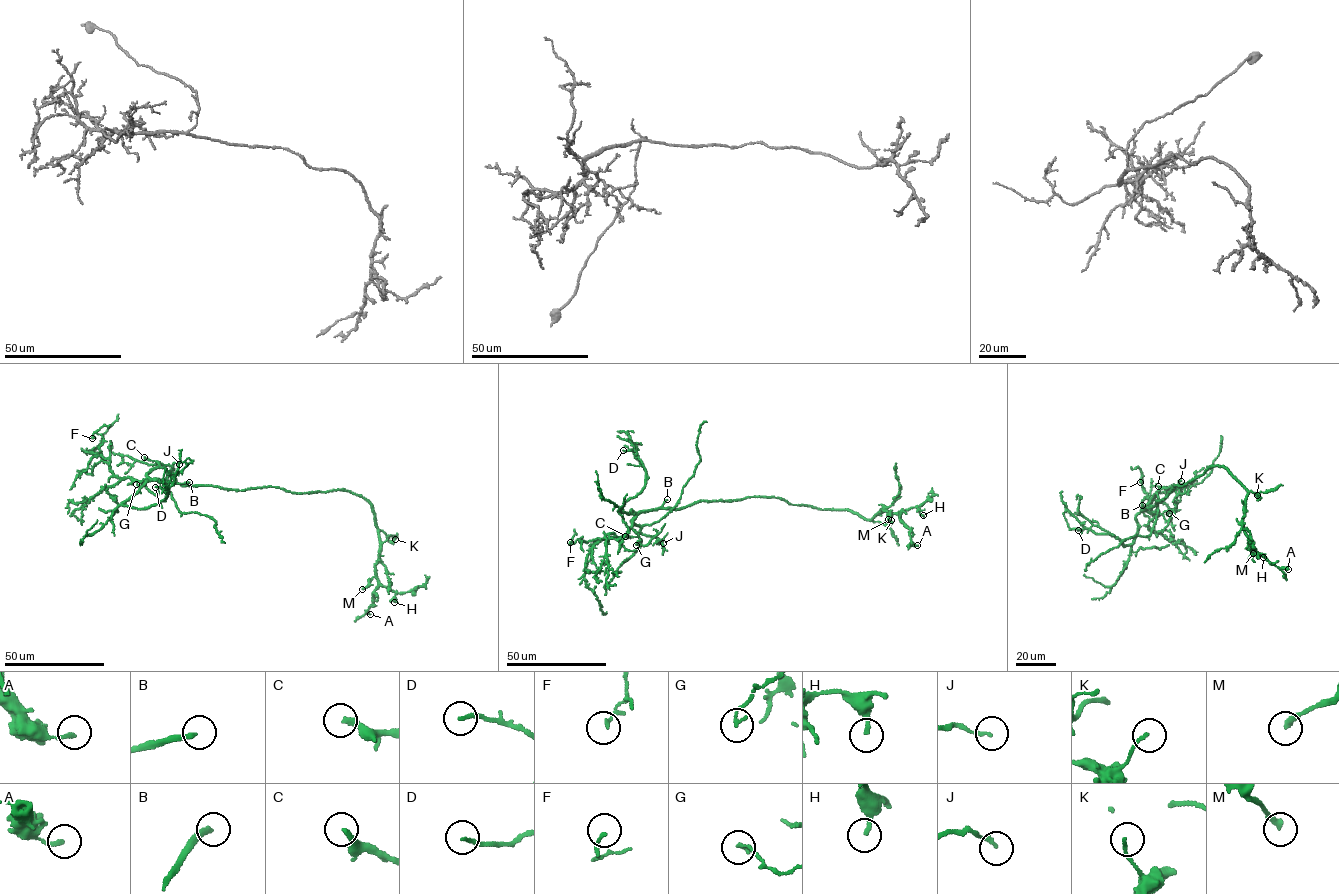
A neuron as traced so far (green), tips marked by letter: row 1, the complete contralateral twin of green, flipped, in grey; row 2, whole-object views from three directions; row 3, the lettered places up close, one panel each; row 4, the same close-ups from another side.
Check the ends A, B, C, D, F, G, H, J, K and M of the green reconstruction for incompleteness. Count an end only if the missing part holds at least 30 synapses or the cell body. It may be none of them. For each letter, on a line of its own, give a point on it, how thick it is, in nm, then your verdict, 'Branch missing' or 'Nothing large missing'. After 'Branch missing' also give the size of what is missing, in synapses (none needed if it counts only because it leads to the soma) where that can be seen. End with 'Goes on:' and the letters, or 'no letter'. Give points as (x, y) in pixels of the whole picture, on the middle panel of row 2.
A: Place: (917, 545). Thickness 180 nm. Nothing large missing
B: Place: (667, 499). Thickness 240 nm. Branch missing
C: Place: (625, 536). Thickness 240 nm. Nothing large missing
D: Place: (623, 450). Thickness 160 nm. Nothing large missing
F: Place: (570, 542). Thickness 90 nm. Nothing large missing
G: Place: (636, 545). Thickness 140 nm. Nothing large missing
H: Place: (923, 515). Thickness 220 nm. Nothing large missing
J: Place: (663, 543). Thickness 140 nm. Nothing large missing
K: Place: (891, 520). Thickness 110 nm. Nothing large missing
M: Place: (888, 519). Thickness 240 nm. Nothing large missing
Goes on: B

